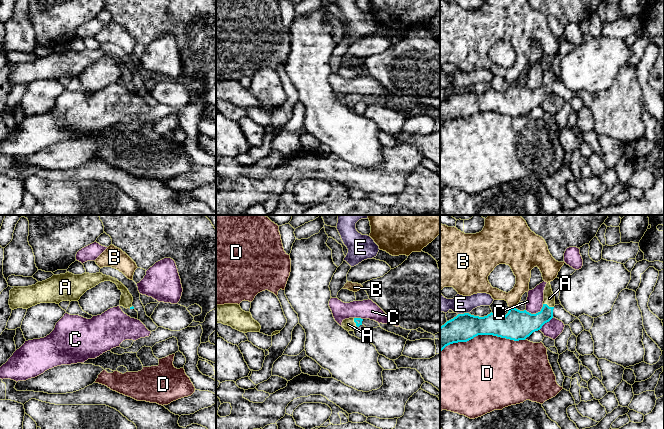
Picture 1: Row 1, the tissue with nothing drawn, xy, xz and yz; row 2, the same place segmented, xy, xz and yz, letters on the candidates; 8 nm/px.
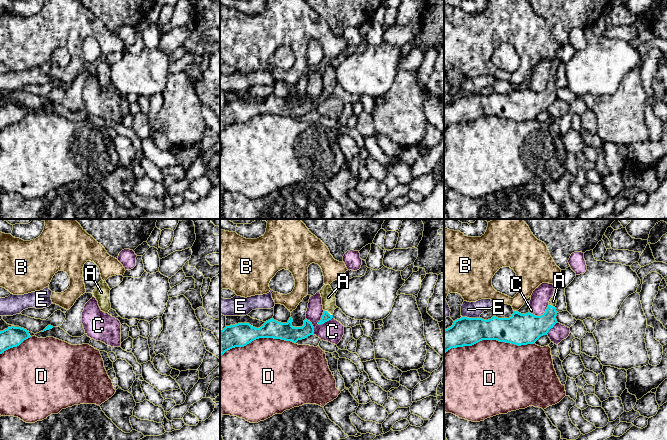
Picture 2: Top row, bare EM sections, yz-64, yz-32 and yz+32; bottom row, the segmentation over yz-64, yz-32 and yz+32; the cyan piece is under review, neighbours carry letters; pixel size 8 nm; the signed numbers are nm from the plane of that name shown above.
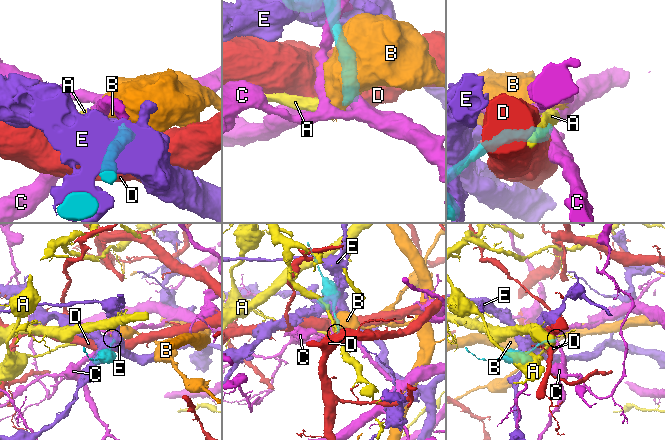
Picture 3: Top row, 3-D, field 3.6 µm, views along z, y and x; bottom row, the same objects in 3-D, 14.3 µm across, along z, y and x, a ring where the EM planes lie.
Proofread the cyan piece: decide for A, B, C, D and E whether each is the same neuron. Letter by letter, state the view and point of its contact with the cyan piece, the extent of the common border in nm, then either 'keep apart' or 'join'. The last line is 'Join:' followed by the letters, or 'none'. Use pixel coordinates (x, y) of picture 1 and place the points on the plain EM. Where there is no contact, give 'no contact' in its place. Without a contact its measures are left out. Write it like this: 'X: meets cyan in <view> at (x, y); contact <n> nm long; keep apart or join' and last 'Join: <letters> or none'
A: meets cyan in yz at (547, 81); contact 90 nm long; join
B: meets cyan in yz at (512, 84); contact 40 nm long; keep apart
C: meets cyan in yz at (536, 89); contact 160 nm long; keep apart
D: meets cyan in yz at (481, 110); contact 700 nm long; keep apart
E: meets cyan in yz at (464, 89); contact 90 nm long; keep apart
Join: A

